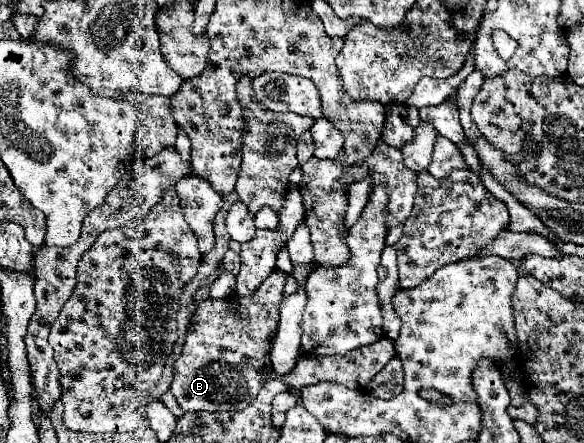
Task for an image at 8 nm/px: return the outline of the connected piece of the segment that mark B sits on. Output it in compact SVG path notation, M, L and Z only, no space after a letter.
M274 270L260 288L246 298L234 294L228 300L204 300L196 306L194 324L186 334L182 356L174 366L170 392L184 412L244 410L264 384L262 368L272 360L270 348L278 332L280 302L286 274Z

